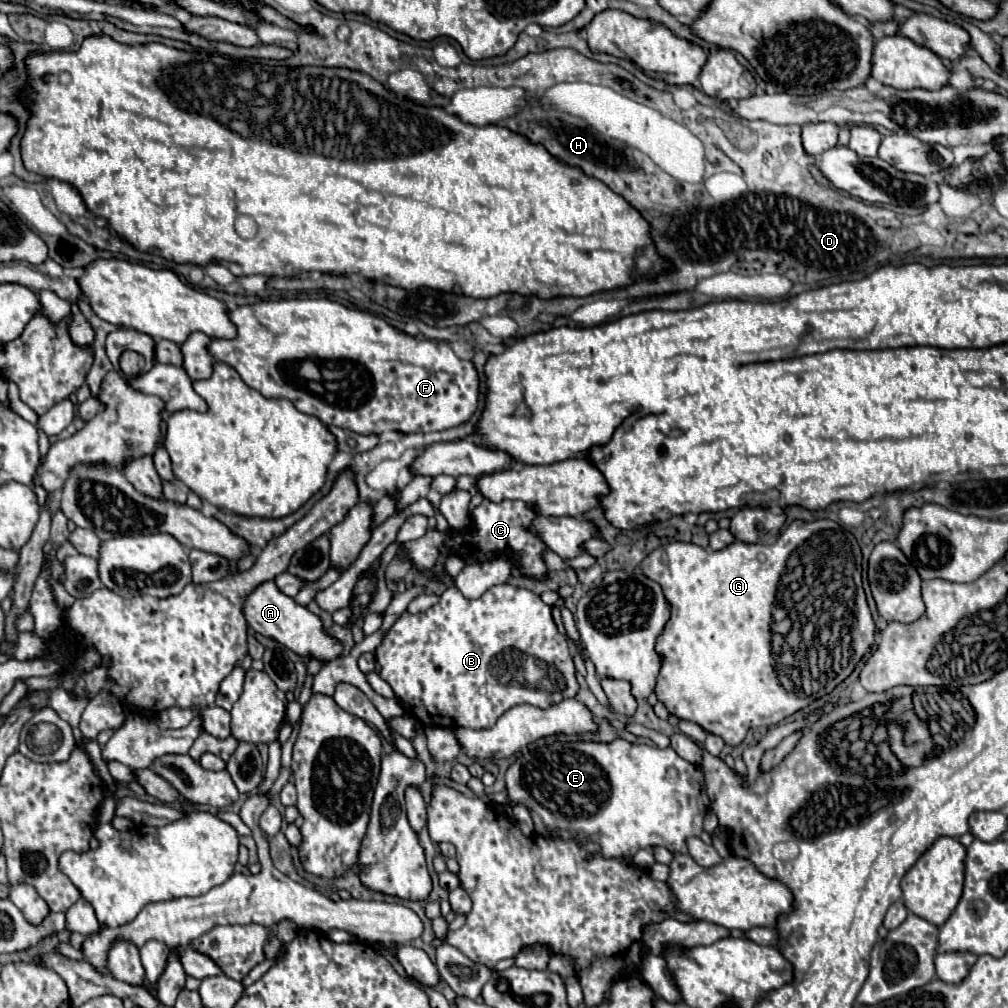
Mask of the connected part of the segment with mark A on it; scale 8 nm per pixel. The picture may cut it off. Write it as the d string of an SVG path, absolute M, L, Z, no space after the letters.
M265 582L253 594L249 594L243 604L243 612L245 612L249 626L255 632L277 640L281 646L293 650L295 654L299 654L303 658L315 658L321 664L329 664L331 660L337 660L343 656L343 644L335 636L327 634L321 618L317 614L309 612L305 606L297 604L295 598L285 596L277 588L275 582Z

